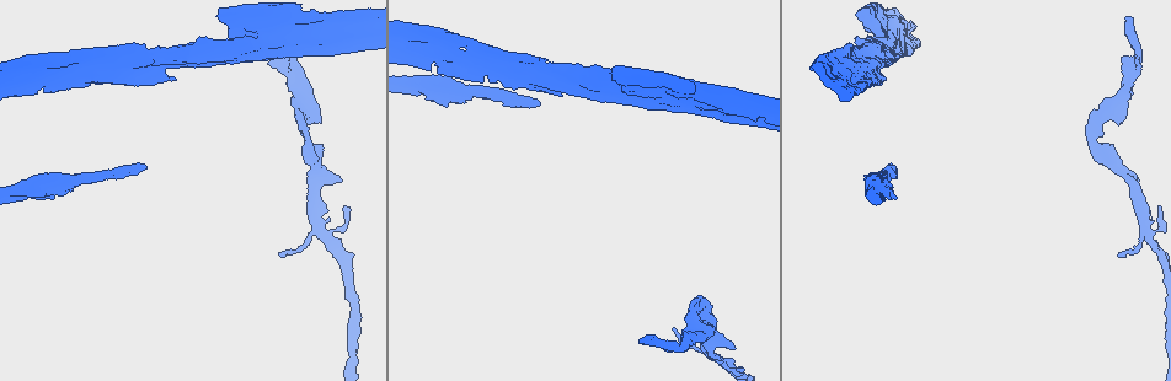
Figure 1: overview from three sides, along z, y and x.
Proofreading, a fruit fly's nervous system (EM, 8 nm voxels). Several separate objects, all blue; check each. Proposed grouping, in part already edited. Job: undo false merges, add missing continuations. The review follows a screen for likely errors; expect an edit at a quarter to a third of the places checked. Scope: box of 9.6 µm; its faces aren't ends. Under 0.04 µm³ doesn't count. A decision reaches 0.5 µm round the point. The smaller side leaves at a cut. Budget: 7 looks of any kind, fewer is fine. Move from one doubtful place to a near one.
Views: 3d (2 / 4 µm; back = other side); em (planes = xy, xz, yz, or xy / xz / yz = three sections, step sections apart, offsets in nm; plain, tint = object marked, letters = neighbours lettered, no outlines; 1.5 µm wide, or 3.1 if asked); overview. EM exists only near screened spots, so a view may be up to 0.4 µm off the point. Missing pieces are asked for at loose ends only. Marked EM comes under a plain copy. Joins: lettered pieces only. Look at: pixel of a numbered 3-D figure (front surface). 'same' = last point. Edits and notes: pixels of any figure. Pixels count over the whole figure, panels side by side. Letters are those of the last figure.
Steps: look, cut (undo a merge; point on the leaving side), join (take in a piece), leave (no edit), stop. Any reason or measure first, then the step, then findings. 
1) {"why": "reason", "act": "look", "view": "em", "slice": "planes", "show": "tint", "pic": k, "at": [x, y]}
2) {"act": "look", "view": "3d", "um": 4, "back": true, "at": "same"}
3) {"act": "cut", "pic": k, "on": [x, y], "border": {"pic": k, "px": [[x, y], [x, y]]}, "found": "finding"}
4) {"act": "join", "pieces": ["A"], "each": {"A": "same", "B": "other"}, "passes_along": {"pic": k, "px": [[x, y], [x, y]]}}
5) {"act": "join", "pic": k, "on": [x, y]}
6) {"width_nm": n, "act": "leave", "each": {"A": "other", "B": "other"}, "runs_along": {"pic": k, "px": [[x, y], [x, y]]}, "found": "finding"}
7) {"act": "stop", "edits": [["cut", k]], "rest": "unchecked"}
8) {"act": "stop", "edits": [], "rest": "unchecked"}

{"act": "look", "view": "em", "slice": "planes", "show": "letters", "pic": 1, "at": [645, 342]}

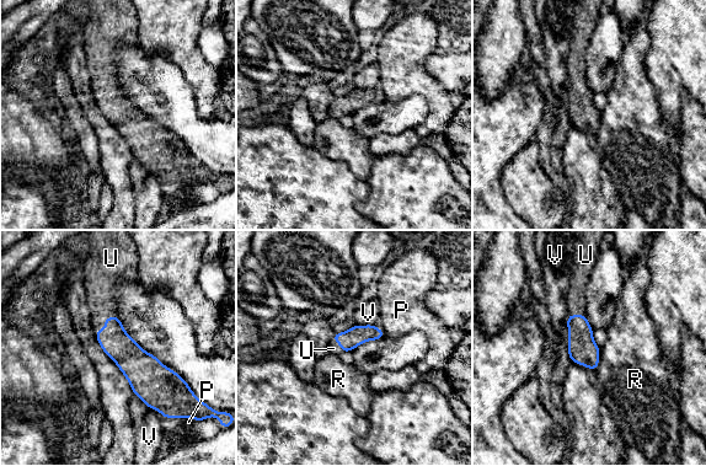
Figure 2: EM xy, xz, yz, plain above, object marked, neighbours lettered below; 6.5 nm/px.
{"longest_contact_nm": ["U", 190], "act": "join", "pieces": ["U"], "each": {"P": "other", "R": "other", "U": "same", "V": "other"}, "found": "it goes on there"}

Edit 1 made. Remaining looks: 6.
{"why": "closes a loop", "act": "look", "view": "em", "slice": "planes", "show": "letters", "pic": 1, "at": [269, 40]}

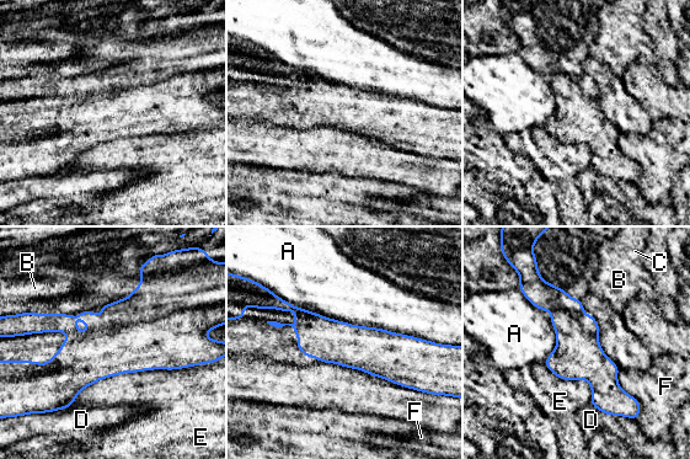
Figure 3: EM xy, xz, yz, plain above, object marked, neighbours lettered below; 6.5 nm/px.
{"longest_contact_nm": ["A", 750], "act": "cut", "pic": 3, "on": [161, 291], "each": {"A": "other", "B": "other", "C": "other", "D": "other", "E": "other", "F": "other"}, "found": "a second cell is stuck on"}

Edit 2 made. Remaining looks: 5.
{"act": "look", "view": "em", "slice": "planes", "show": "tint", "pic": 1, "at": [454, 60]}

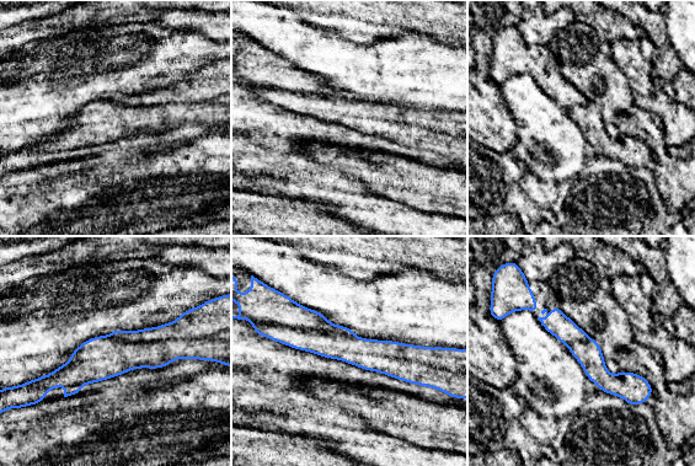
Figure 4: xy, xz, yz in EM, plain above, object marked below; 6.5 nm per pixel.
{"why": "what lies round it", "act": "look", "view": "em", "slice": "planes", "show": "letters", "at": "same"}

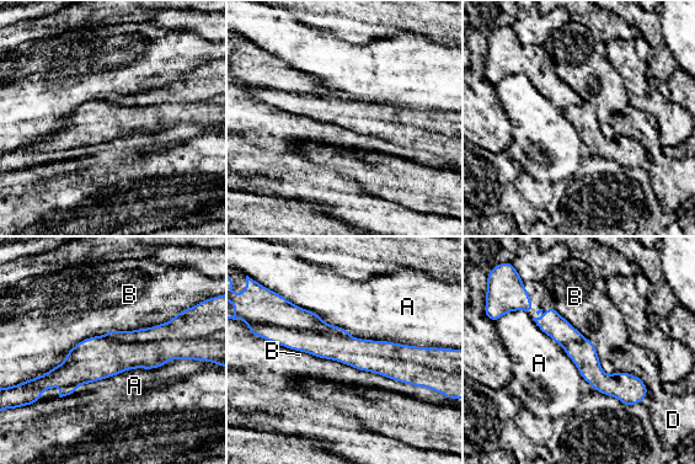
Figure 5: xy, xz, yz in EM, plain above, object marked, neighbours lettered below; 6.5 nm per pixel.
{"longest_contact_nm": ["A", 850], "act": "cut", "pic": 5, "on": [115, 357], "each": {"A": "other", "B": "other", "D": "other"}, "border": {"pic": 5, "px": [[105, 335], [118, 341], [192, 340]]}, "found": "a second cell is stuck on"}

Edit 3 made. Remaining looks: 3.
{"act": "stop", "edits": [["join", 2], ["cut", 3], ["cut", 5]], "rest": "unchecked"}

